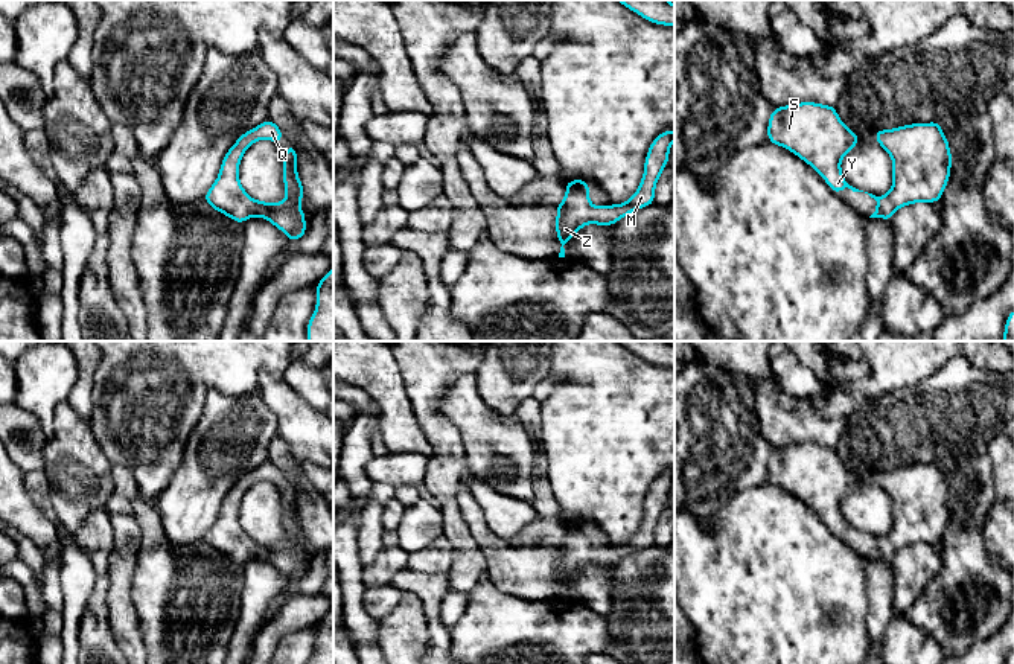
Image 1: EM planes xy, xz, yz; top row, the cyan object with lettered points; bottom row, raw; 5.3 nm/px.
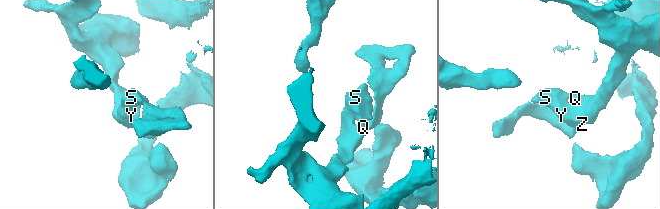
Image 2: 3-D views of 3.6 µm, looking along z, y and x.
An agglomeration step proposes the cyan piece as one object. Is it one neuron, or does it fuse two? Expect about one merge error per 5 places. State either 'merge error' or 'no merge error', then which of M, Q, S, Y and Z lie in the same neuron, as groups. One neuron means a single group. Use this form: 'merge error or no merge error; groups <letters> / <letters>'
no merge error; groups M Q S Y Z

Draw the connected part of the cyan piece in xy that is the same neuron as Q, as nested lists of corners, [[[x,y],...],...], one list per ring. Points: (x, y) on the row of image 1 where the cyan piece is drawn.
[[[271,119],[256,128],[247,129],[227,151],[219,168],[219,175],[204,195],[204,201],[216,212],[224,213],[238,224],[248,218],[268,219],[274,227],[288,236],[288,241],[301,239],[308,228],[306,215],[300,209],[305,187],[297,172],[297,149],[291,143],[283,152],[283,186],[286,198],[277,204],[251,198],[239,181],[239,164],[245,151],[256,140],[280,143],[283,131]]]

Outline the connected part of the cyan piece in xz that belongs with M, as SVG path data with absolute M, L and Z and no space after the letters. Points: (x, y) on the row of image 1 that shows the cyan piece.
M665 129L653 139L644 160L644 174L636 192L624 203L612 206L592 206L589 201L588 180L566 180L566 192L556 206L556 236L562 244L559 257L565 257L563 245L588 224L614 225L632 212L655 204L655 187L668 164L674 131Z

